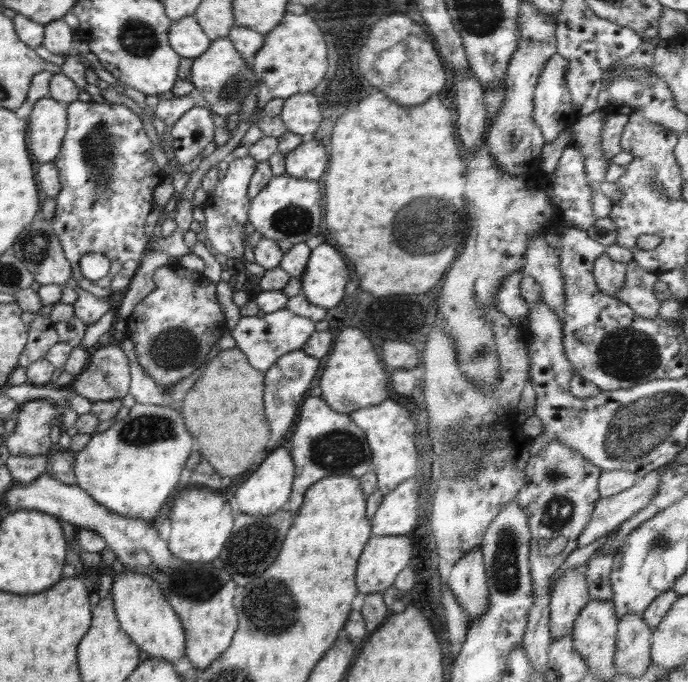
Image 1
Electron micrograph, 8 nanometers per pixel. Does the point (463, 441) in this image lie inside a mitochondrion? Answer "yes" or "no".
yes

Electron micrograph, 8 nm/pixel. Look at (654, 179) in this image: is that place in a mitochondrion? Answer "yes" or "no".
yes

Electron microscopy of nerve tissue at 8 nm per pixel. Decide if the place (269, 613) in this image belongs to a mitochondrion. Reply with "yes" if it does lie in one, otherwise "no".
yes

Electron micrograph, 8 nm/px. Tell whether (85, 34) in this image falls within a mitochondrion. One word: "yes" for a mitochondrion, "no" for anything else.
no

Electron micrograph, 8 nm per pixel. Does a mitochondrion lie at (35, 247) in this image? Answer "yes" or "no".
yes

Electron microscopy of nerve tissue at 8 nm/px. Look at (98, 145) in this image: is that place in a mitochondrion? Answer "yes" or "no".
yes

